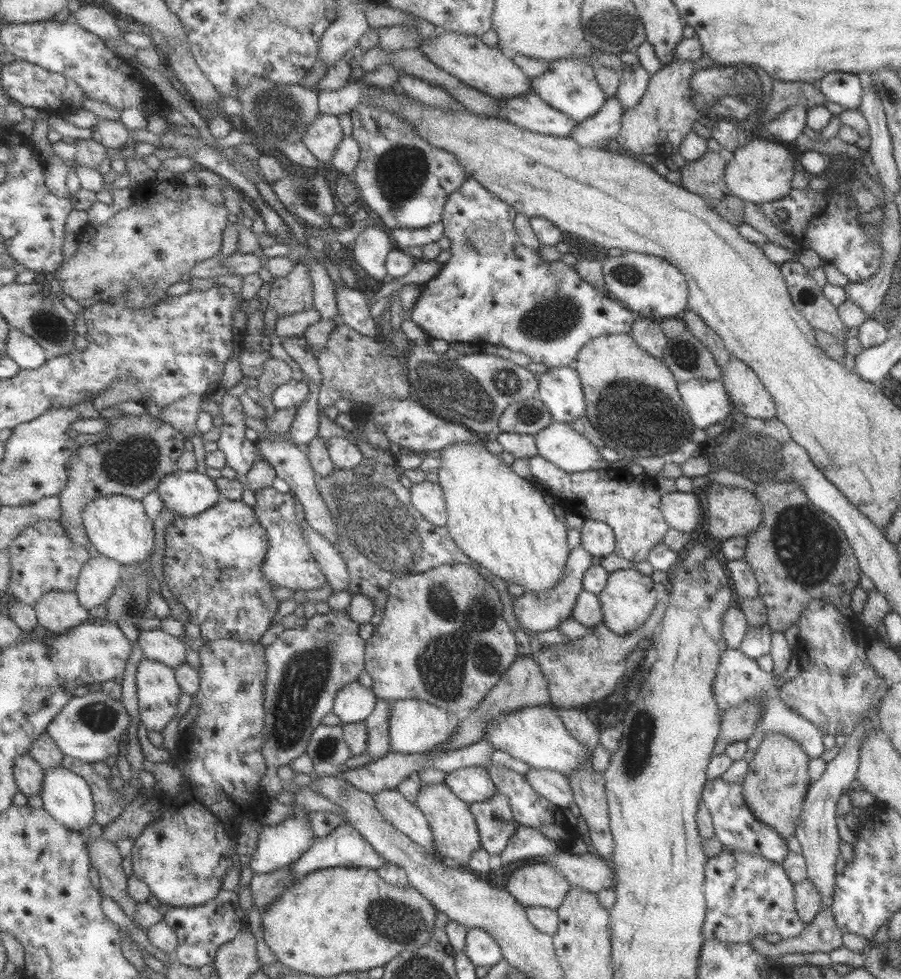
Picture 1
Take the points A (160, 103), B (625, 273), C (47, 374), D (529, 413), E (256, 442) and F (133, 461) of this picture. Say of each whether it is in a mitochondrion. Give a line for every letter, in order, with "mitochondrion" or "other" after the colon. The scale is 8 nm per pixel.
A: other
B: mitochondrion
C: other
D: mitochondrion
E: other
F: mitochondrion

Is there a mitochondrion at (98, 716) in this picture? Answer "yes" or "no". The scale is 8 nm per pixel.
yes

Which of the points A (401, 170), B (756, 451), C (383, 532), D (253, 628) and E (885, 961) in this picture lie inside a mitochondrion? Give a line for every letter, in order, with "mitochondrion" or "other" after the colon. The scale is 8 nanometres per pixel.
A: mitochondrion
B: mitochondrion
C: mitochondrion
D: other
E: other

